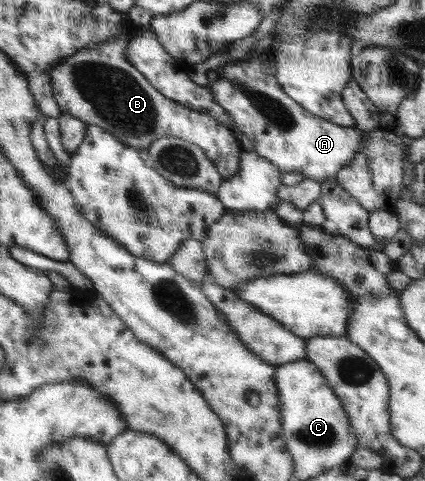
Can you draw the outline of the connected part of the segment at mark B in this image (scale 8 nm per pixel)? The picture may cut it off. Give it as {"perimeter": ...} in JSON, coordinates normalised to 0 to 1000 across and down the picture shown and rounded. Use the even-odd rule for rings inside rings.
{"perimeter":[[[306,42],[299,48],[296,69],[188,100],[151,119],[136,135],[118,139],[118,175],[144,235],[184,243],[209,260],[264,274],[294,301],[320,310],[346,310],[376,287],[416,285],[442,291],[487,318],[489,331],[504,339],[527,372],[551,366],[576,316],[569,299],[553,291],[544,268],[515,258],[499,241],[391,204],[306,133],[296,123],[296,100],[306,79],[327,64],[327,54]]]}

